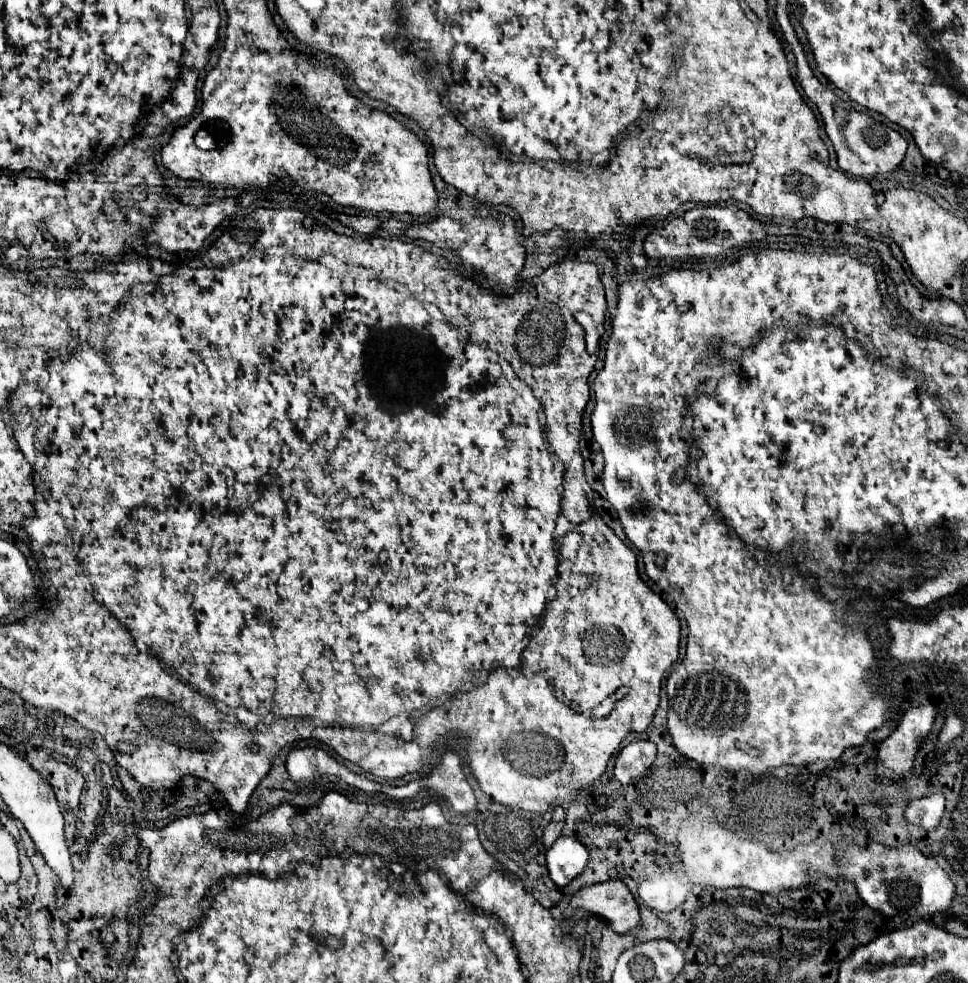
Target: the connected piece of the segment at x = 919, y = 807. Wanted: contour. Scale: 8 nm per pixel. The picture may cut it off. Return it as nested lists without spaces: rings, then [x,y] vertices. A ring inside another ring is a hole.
[[[929,795],[921,799],[913,799],[905,809],[905,819],[913,825],[921,825],[923,829],[935,829],[945,811],[943,795]]]

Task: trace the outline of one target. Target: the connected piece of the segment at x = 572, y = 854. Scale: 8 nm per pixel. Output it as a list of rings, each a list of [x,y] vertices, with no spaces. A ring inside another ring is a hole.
[[[561,835],[547,851],[547,869],[557,887],[571,883],[587,865],[589,851],[577,837]]]

